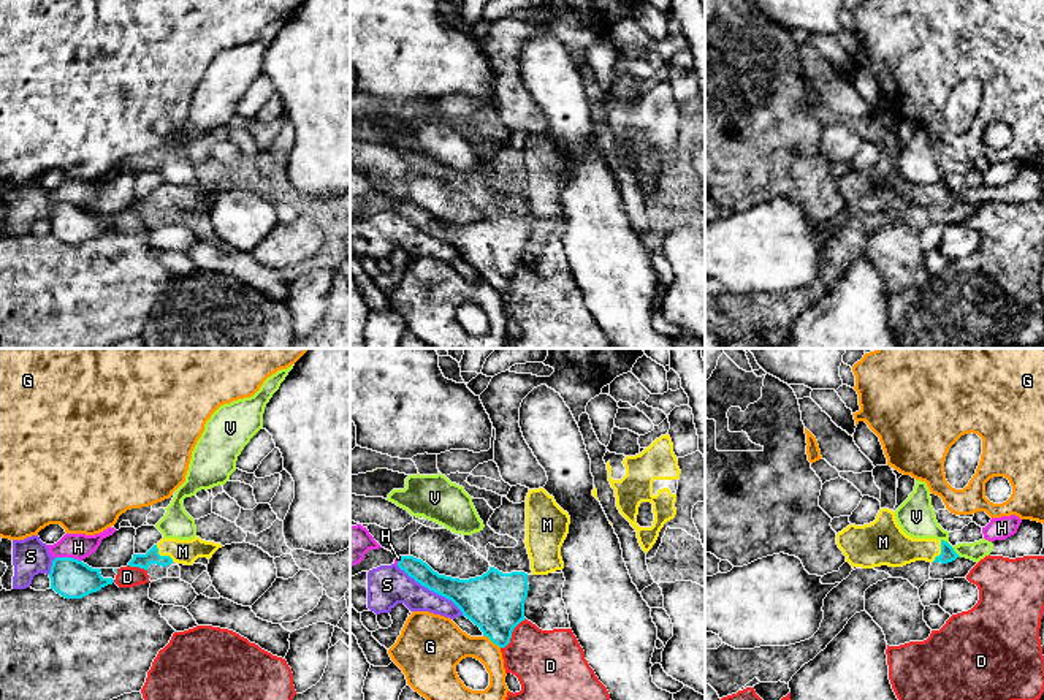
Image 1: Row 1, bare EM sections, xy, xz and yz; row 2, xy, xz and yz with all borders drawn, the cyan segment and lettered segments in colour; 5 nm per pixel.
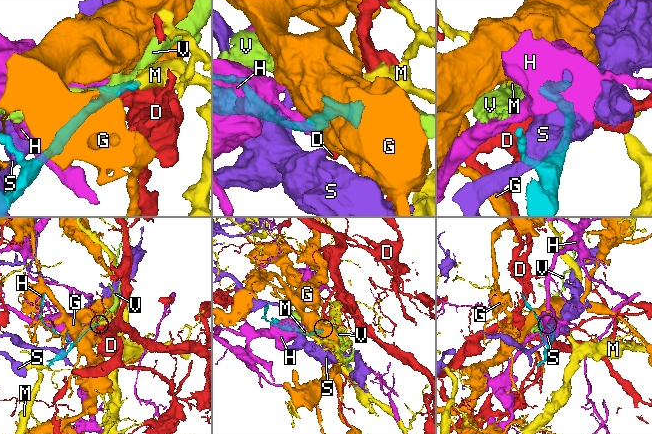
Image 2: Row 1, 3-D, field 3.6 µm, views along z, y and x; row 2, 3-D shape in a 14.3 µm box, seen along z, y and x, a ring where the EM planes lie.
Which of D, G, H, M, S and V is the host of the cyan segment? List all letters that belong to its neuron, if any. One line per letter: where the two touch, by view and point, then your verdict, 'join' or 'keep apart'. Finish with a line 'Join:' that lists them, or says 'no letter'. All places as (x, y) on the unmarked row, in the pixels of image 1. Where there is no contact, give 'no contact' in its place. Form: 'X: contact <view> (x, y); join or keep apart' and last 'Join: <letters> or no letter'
D: contact xz (510, 279); keep apart
G: contact xz (491, 285); keep apart
H: contact xy (68, 203); keep apart
M: contact xy (162, 201); join
S: contact xz (431, 235); keep apart
V: contact yz (951, 192); keep apart
Join: M

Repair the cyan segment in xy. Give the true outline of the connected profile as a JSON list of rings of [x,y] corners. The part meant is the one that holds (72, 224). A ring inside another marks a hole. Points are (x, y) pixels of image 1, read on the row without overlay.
[[[55,203],[49,217],[51,234],[65,244],[82,244],[114,228],[100,217],[73,203]]]

